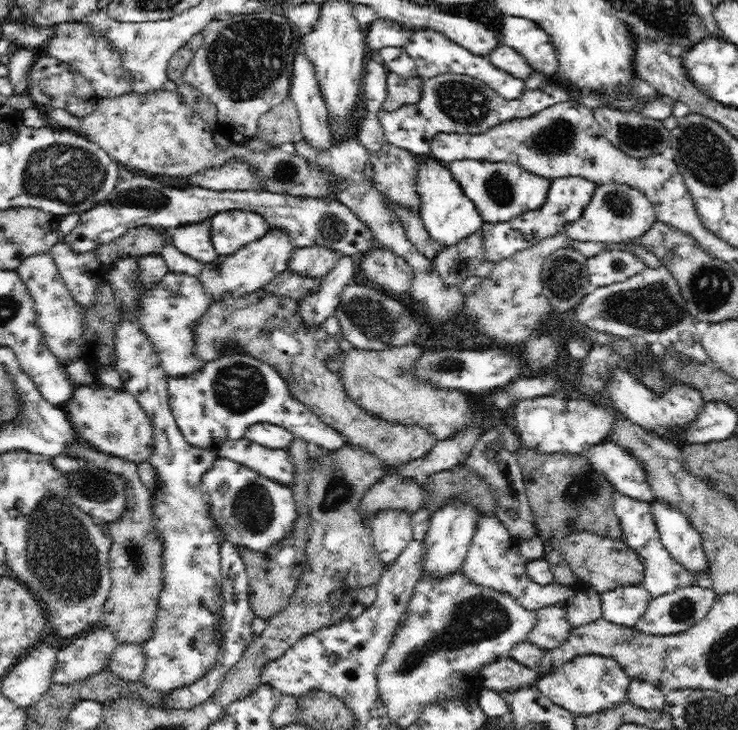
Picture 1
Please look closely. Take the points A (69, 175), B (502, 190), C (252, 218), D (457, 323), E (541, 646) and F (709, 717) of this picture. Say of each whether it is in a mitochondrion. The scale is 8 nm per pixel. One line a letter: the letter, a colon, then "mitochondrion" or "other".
A: mitochondrion
B: mitochondrion
C: other
D: other
E: other
F: mitochondrion

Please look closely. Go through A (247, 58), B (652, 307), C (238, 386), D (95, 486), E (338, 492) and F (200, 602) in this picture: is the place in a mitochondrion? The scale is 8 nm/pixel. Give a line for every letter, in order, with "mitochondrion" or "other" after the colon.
A: mitochondrion
B: mitochondrion
C: mitochondrion
D: mitochondrion
E: mitochondrion
F: mitochondrion

